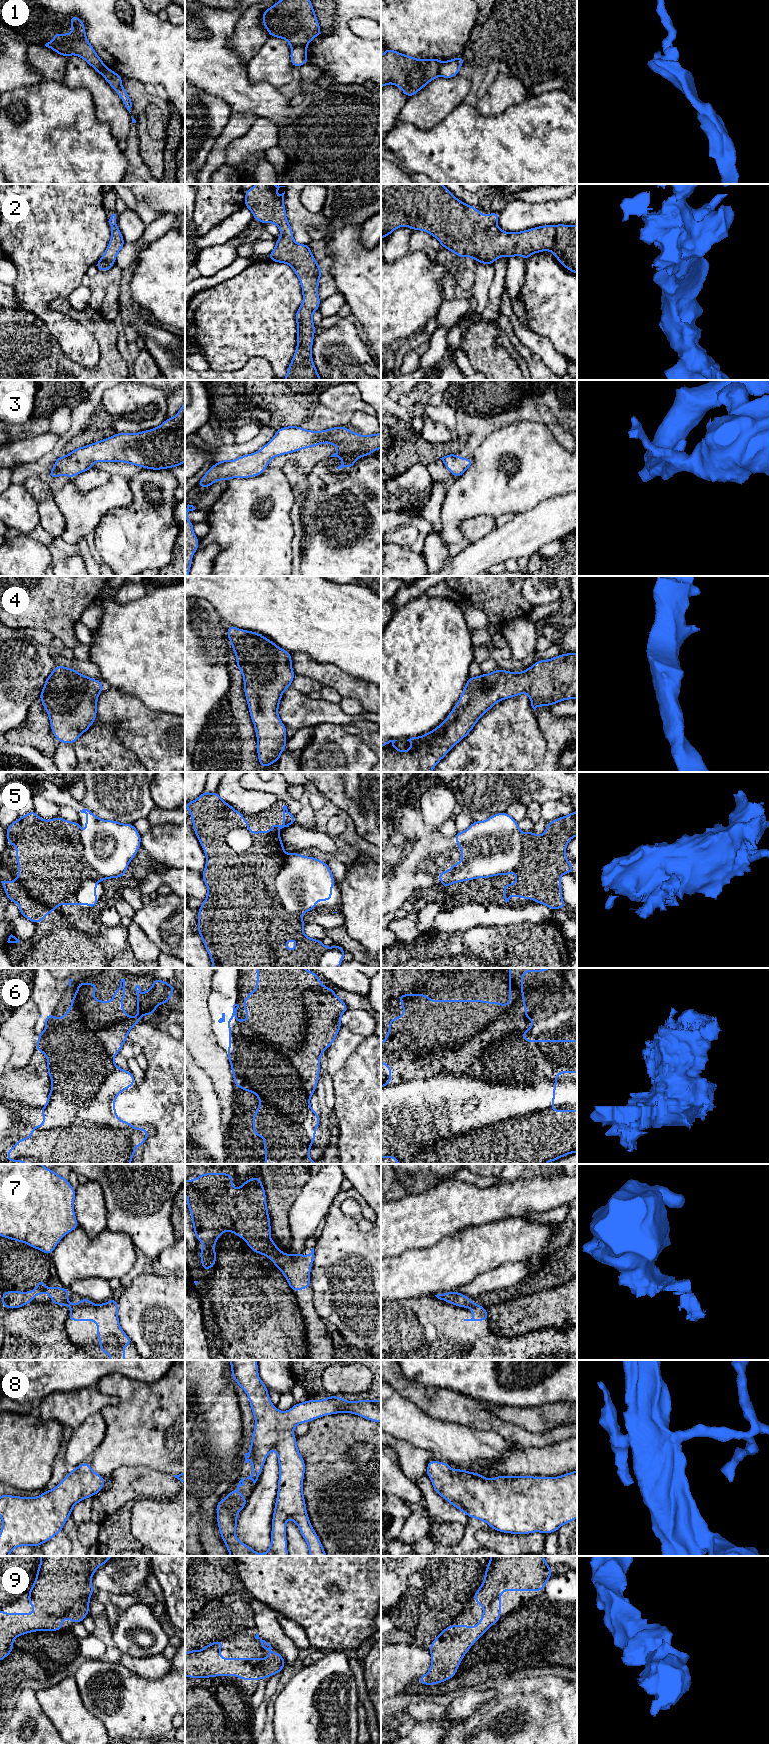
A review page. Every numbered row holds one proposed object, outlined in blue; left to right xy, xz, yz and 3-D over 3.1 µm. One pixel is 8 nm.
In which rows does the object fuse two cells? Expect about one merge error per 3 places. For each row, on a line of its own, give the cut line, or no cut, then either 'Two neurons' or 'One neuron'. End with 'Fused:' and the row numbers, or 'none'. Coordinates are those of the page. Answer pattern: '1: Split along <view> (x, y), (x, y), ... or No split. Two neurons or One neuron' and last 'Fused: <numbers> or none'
1: No split. One neuron
2: No split. One neuron
3: No split. One neuron
4: No split. One neuron
5: Split along xz (287, 855), (286, 871), (303, 872), (310, 884), (325, 883). Two neurons
6: Split along yz (526, 1014), (415, 1079), (384, 1064). Two neurons
7: Split along xy (91, 1303), (73, 1309). Two neurons
8: No split. One neuron
9: No split. One neuron
Fused: 5, 6, 7

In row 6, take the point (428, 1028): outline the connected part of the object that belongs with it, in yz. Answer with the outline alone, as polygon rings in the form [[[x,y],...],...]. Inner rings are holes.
[[[509,968],[509,1004],[502,1005],[500,1001],[491,1003],[485,1000],[430,1000],[428,994],[398,994],[399,1001],[403,1006],[403,1015],[389,1019],[389,1031],[385,1035],[385,1041],[381,1043],[381,1063],[382,1064],[398,1064],[401,1070],[412,1080],[416,1080],[421,1075],[430,1075],[434,1072],[436,1059],[440,1055],[448,1054],[450,1057],[465,1051],[468,1046],[476,1046],[482,1042],[491,1044],[493,1039],[502,1032],[508,1032],[515,1028],[515,1020],[519,1012],[527,1015],[527,1007],[525,1005],[525,996],[523,992],[523,973],[524,972],[545,972],[551,968]]]

